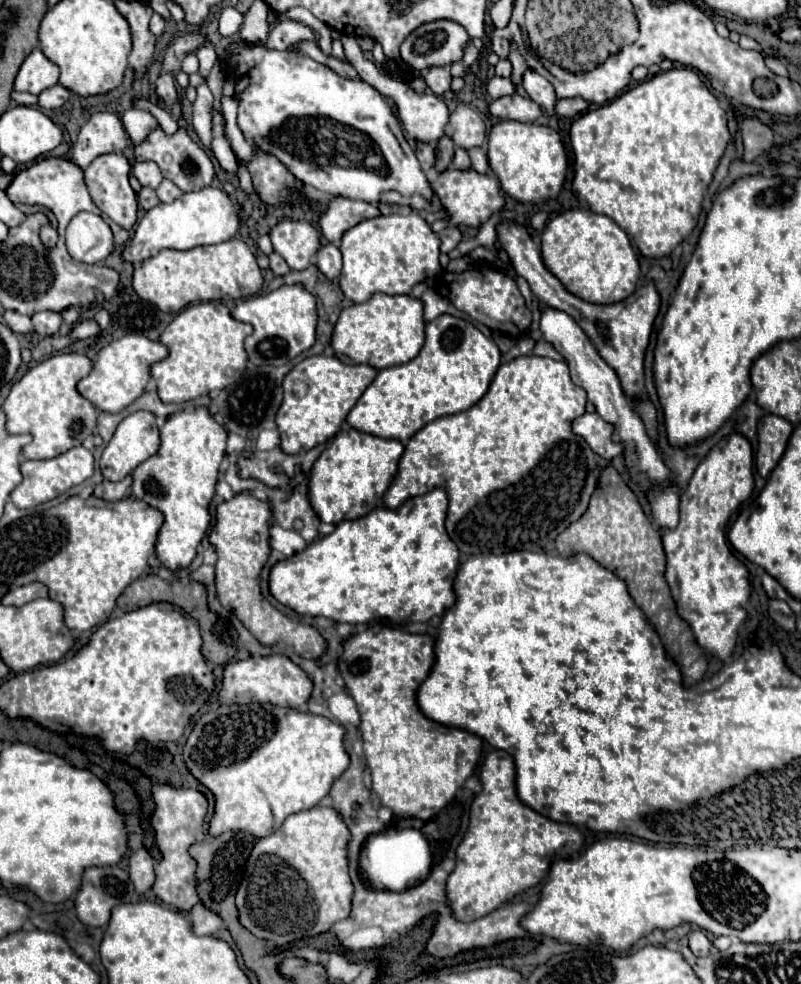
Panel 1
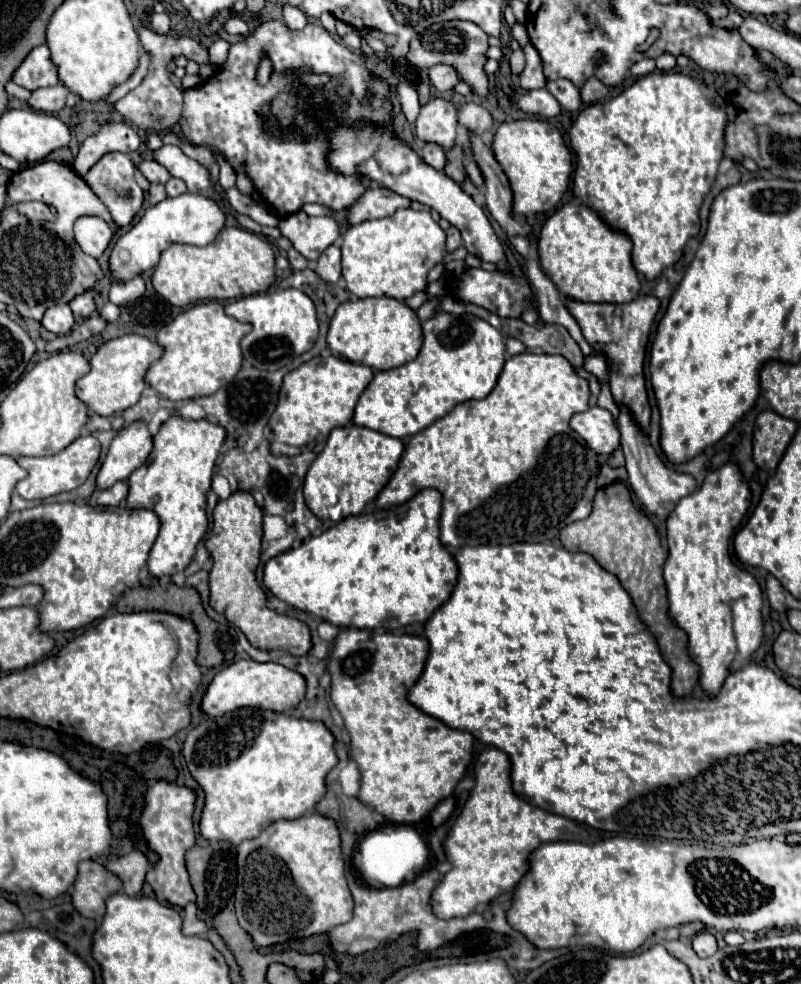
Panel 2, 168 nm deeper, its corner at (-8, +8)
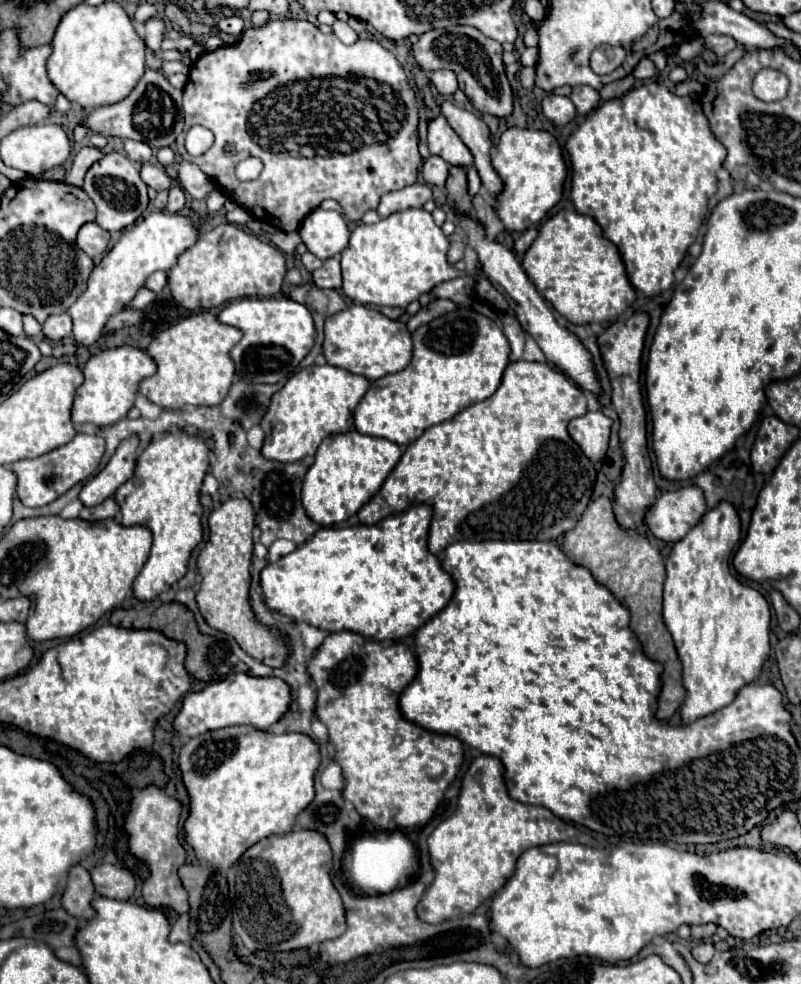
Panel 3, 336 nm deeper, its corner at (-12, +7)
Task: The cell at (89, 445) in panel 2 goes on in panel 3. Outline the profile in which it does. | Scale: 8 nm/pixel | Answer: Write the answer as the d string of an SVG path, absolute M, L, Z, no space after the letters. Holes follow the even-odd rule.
M77 433L69 443L41 455L35 459L23 459L11 465L11 471L17 475L17 497L27 507L43 507L55 501L59 495L69 491L73 485L91 477L105 453L105 441L99 435Z

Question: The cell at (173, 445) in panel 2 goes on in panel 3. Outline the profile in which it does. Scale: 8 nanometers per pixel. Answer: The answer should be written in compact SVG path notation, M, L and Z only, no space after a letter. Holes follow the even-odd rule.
M165 433L155 437L135 463L133 483L125 481L113 495L121 509L121 525L143 525L153 533L149 559L133 583L133 595L139 601L151 601L161 591L177 583L187 571L191 551L203 539L199 489L209 469L209 447L195 435Z

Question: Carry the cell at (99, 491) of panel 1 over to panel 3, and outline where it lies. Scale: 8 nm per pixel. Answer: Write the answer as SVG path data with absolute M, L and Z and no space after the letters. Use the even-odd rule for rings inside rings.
M109 497L109 499L105 499L103 503L99 503L95 509L93 509L93 521L101 521L101 519L113 519L113 517L117 517L117 513L119 513L119 509L117 509L117 503Z

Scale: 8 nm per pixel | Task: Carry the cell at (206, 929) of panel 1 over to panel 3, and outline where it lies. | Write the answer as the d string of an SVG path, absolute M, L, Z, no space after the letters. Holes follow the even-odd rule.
M181 915L175 925L171 927L171 933L169 933L169 941L173 943L189 943L191 941L191 935L187 931L187 915Z

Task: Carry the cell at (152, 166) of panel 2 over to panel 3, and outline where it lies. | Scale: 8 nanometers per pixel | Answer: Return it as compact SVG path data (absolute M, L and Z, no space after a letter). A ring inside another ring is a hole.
M149 163L149 165L143 165L141 167L141 179L149 187L153 187L155 191L161 191L161 189L169 189L171 187L171 179L169 179L167 171L161 165L155 165L155 163Z

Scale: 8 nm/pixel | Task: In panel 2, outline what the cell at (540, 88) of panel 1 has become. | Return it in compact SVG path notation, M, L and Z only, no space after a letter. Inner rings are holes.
M547 80L545 90L549 90L557 102L561 104L563 110L579 110L581 108L581 98L579 98L579 88L569 84L569 80Z

